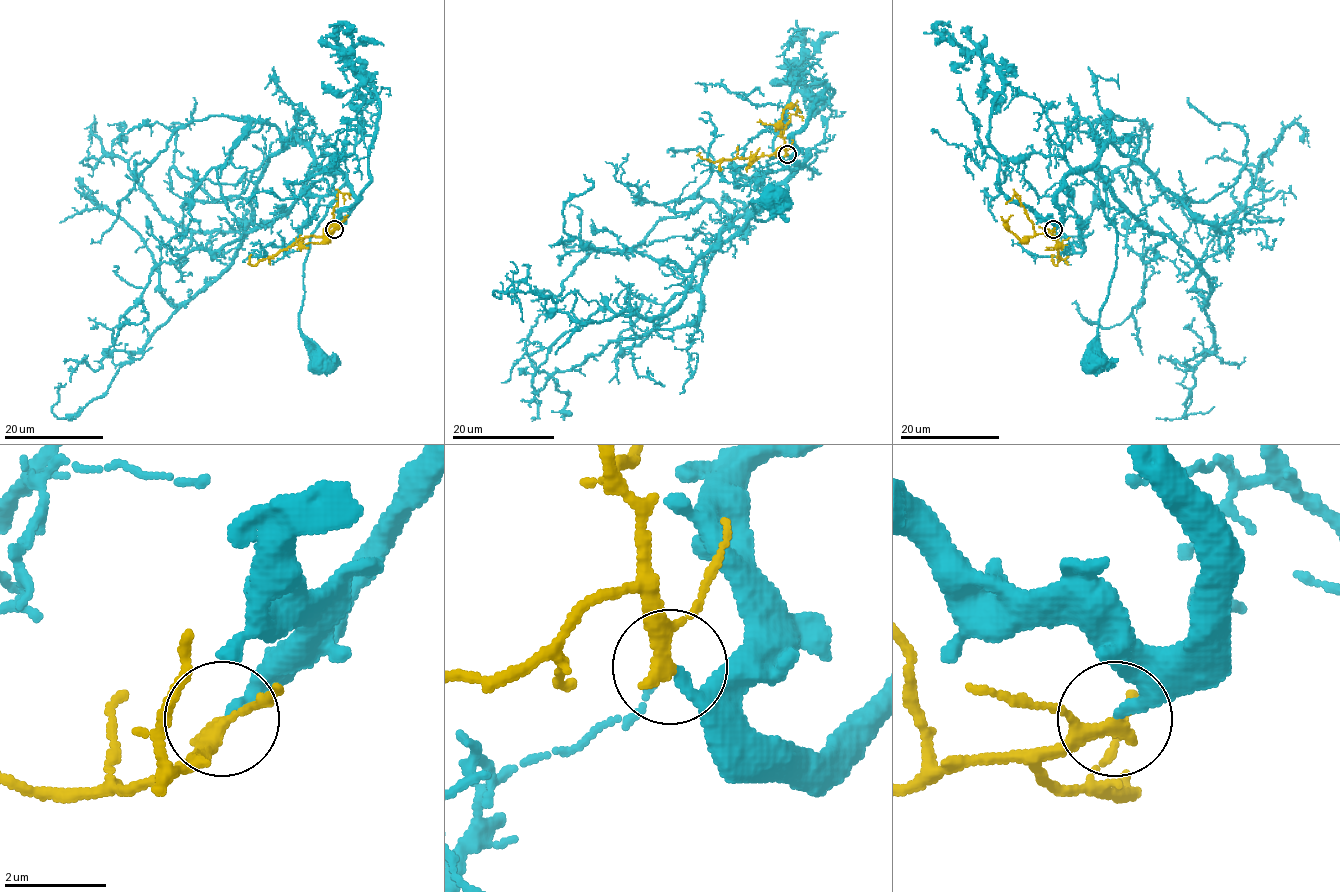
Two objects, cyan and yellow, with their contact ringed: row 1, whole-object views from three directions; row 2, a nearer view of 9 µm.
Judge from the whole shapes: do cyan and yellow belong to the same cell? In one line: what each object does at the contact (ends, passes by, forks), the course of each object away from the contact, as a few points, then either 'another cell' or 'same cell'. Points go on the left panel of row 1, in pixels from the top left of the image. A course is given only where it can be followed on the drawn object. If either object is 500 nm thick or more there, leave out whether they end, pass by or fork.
cyan ends | yellow passes by | cyan via (335, 230), (355, 201), (340, 173), (334, 175), (335, 200), (314, 231), (299, 311), (299, 332), (323, 361) | yellow via (334, 230), (319, 236), (299, 237), (254, 266), (250, 263), (251, 255) | another cell

